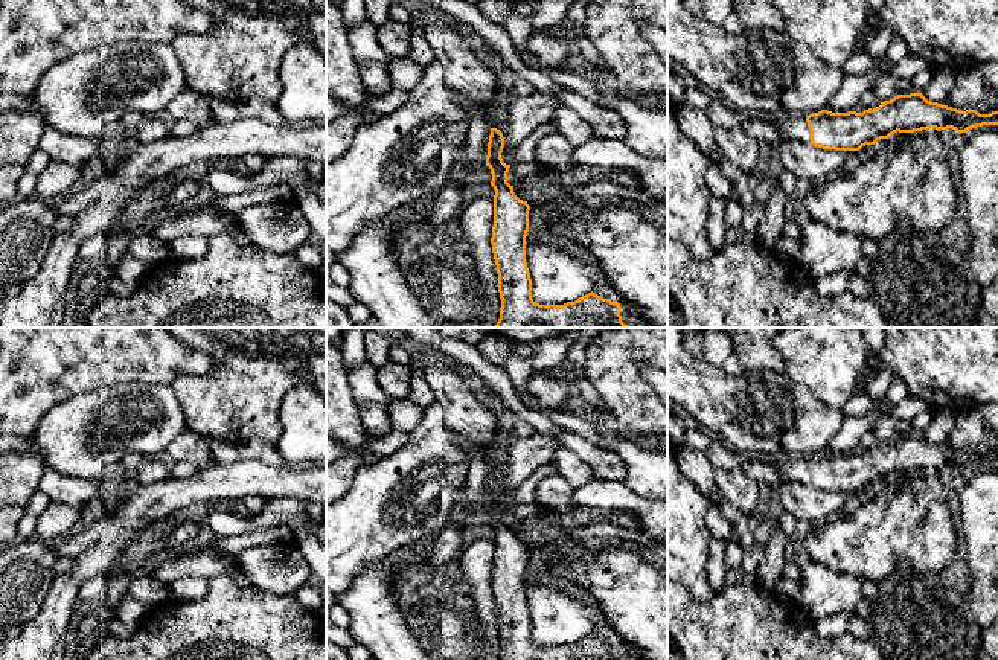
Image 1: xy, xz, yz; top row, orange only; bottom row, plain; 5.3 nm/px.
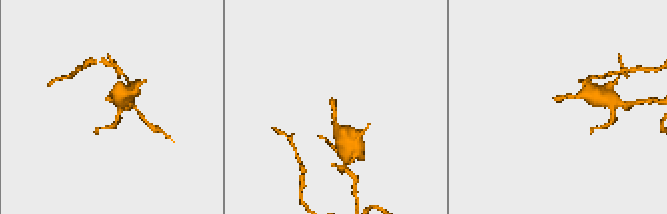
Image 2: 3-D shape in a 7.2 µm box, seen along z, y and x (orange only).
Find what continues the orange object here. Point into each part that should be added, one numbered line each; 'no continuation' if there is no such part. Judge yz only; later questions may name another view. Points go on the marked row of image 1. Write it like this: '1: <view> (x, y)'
1: yz (794, 127)

